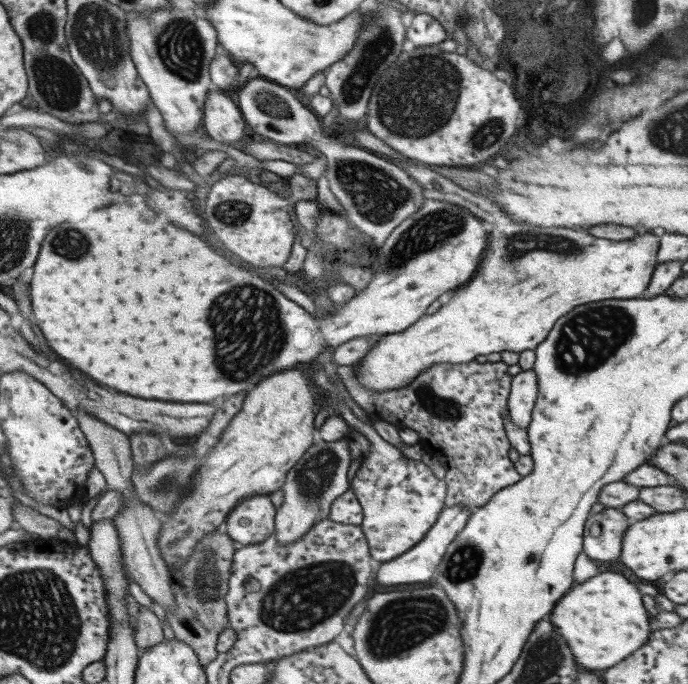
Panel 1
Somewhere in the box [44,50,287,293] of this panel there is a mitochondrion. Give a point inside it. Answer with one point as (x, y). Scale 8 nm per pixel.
(71, 245)

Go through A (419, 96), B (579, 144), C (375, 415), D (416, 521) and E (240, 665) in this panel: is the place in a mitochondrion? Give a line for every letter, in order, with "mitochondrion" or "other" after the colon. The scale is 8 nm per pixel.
A: mitochondrion
B: other
C: other
D: other
E: other

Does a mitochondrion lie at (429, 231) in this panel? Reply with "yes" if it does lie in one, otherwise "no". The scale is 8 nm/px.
yes

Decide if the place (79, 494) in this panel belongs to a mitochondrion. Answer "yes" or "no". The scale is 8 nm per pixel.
no

